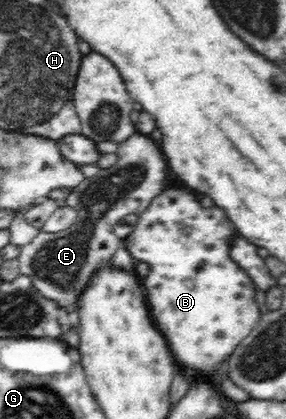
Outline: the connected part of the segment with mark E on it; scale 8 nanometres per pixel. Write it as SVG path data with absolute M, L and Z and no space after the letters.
M134 132L120 142L116 150L115 164L81 181L67 194L65 204L76 212L75 224L57 233L41 231L25 247L18 257L20 275L29 276L33 287L45 298L57 301L65 307L76 324L78 298L91 282L99 267L111 262L111 258L125 240L112 232L124 216L143 213L151 201L163 190L168 164L160 147L150 136Z

